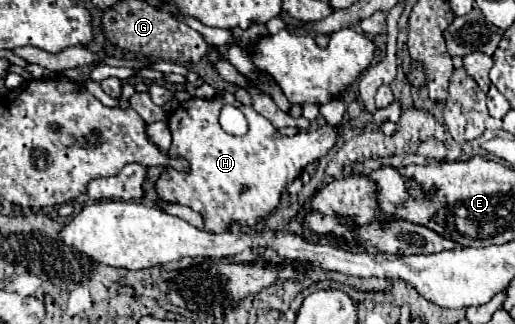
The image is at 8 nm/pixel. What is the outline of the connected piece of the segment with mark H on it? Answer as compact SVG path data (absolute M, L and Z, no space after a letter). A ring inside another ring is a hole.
M220 91L212 99L192 97L180 103L180 107L168 115L168 127L172 145L166 153L186 159L190 171L184 173L166 167L156 181L156 193L168 203L180 203L198 211L204 217L204 229L212 233L224 233L234 223L254 227L266 221L276 211L286 187L300 177L306 165L322 159L334 147L338 135L330 125L316 131L298 131L292 137L280 135L268 119L258 115L252 107L240 105L228 91ZM222 105L234 105L244 113L248 121L246 135L234 137L220 127L218 113Z

